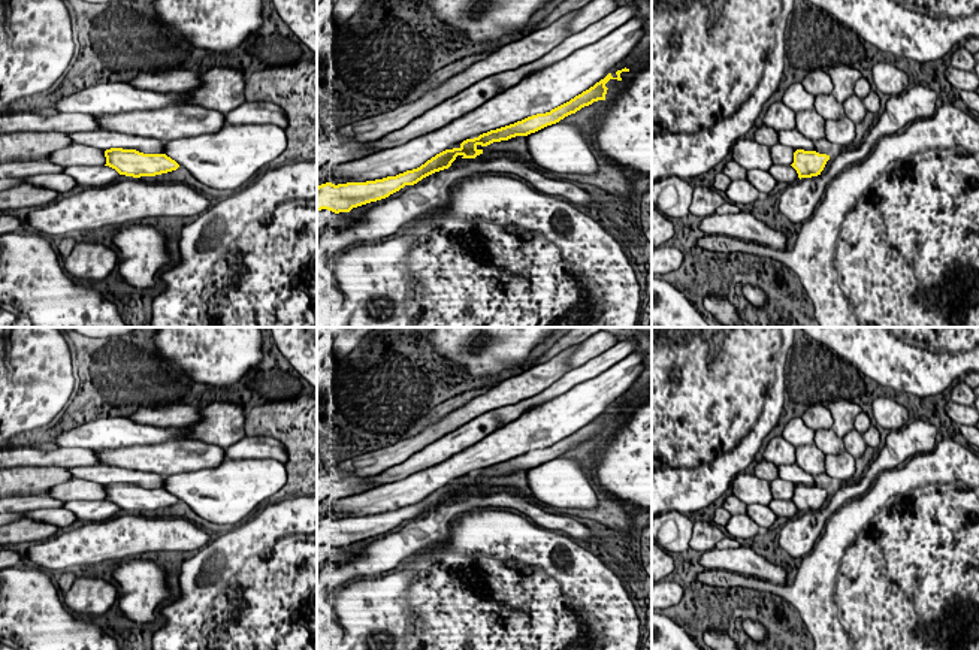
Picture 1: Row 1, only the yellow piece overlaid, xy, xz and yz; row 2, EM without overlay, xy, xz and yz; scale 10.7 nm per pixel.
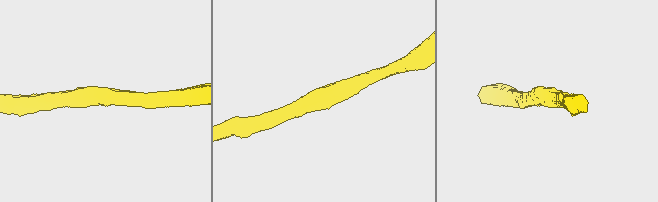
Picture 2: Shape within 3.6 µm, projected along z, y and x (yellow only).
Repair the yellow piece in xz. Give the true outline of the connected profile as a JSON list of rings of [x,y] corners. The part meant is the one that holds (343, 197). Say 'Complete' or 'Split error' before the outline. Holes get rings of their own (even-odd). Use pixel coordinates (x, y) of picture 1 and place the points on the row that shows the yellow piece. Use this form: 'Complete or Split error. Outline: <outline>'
Complete. Outline: [[[625,67],[622,70],[617,70],[616,78],[608,73],[593,87],[575,96],[569,102],[552,109],[550,112],[537,114],[514,124],[483,133],[478,137],[466,139],[460,143],[459,148],[445,149],[417,169],[407,170],[396,176],[387,176],[366,182],[347,182],[338,185],[332,182],[321,184],[317,187],[317,212],[321,209],[327,209],[335,214],[350,212],[353,208],[386,199],[405,185],[414,185],[435,172],[448,169],[457,155],[462,158],[475,158],[477,155],[483,154],[483,149],[477,148],[478,145],[487,146],[493,142],[508,140],[516,136],[528,136],[547,126],[556,124],[565,117],[575,114],[593,102],[605,100],[608,90],[605,84],[610,79],[622,81],[622,72],[629,72],[629,69]]]

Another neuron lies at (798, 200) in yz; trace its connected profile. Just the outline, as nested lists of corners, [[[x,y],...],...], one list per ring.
[[[924,82],[915,84],[909,91],[891,96],[879,123],[870,129],[867,139],[859,146],[843,148],[833,160],[827,173],[798,179],[788,185],[779,200],[779,211],[792,223],[807,221],[816,211],[828,184],[843,170],[864,161],[883,136],[897,133],[907,123],[930,118],[936,114],[937,94]]]

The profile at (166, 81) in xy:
[[[163,70],[155,73],[140,73],[135,79],[129,81],[139,90],[149,90],[157,93],[182,93],[193,91],[200,87],[200,75],[190,70]]]

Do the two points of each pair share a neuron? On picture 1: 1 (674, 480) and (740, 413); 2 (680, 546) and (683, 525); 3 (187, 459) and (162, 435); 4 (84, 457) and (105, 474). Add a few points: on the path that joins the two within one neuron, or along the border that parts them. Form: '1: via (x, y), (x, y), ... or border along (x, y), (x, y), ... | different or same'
1: via (691, 463), (725, 429) | same
2: via (682, 541), (683, 529) | same
3: border along (189, 438), (132, 446) | different
4: border along (97, 463), (69, 468) | different

